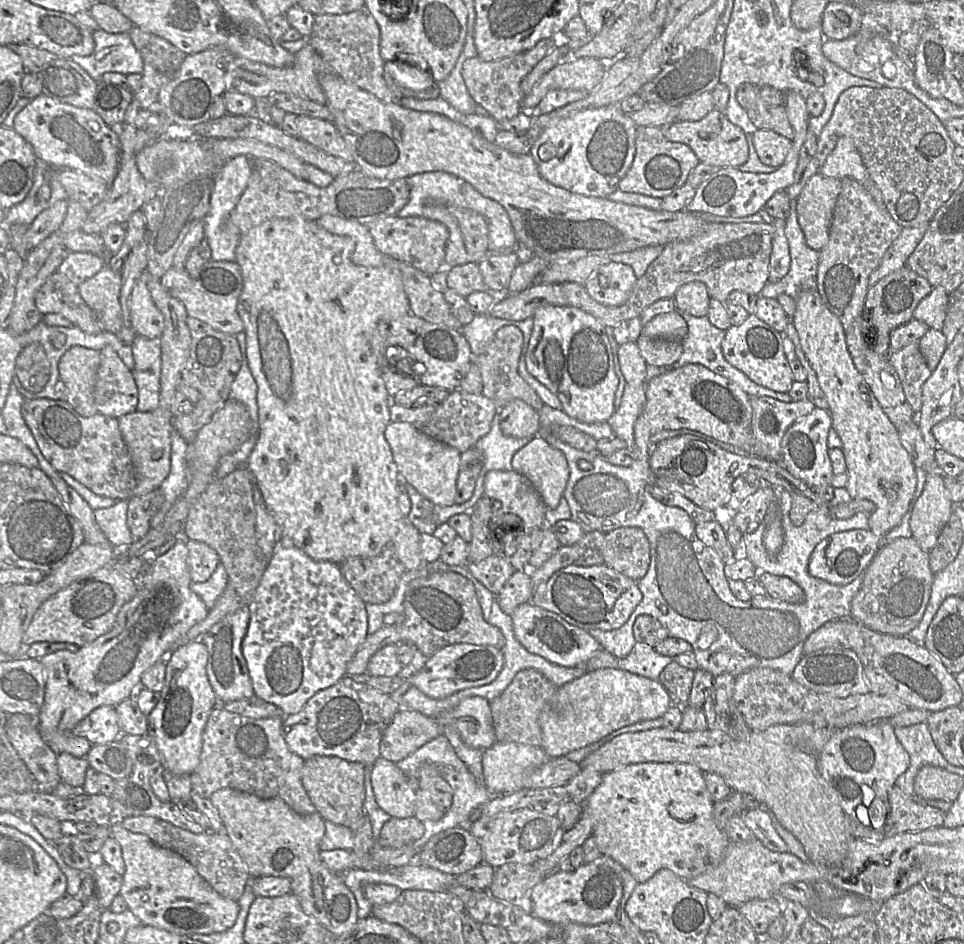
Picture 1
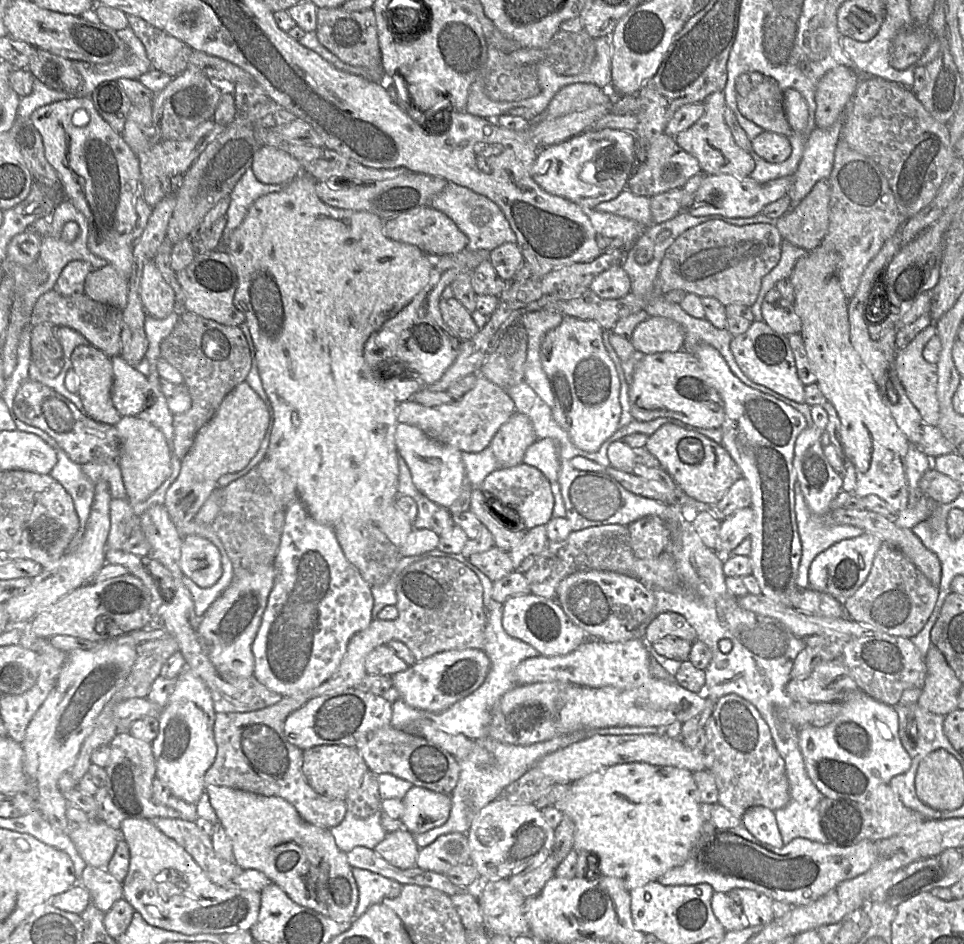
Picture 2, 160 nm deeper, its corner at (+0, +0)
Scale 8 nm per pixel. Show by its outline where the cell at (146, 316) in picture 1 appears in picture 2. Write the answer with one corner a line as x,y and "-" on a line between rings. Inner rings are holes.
153,260
143,268
140,298
147,315
163,319
176,310
175,293

